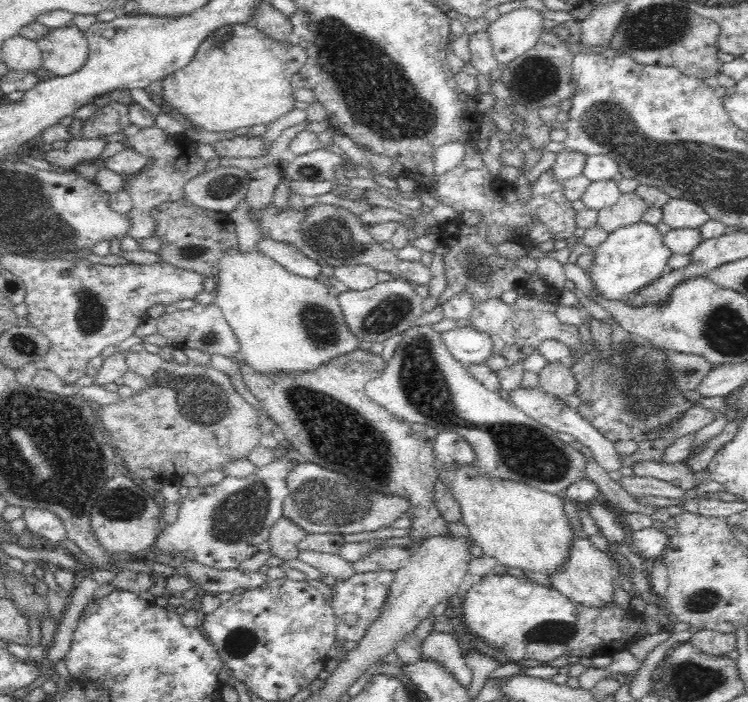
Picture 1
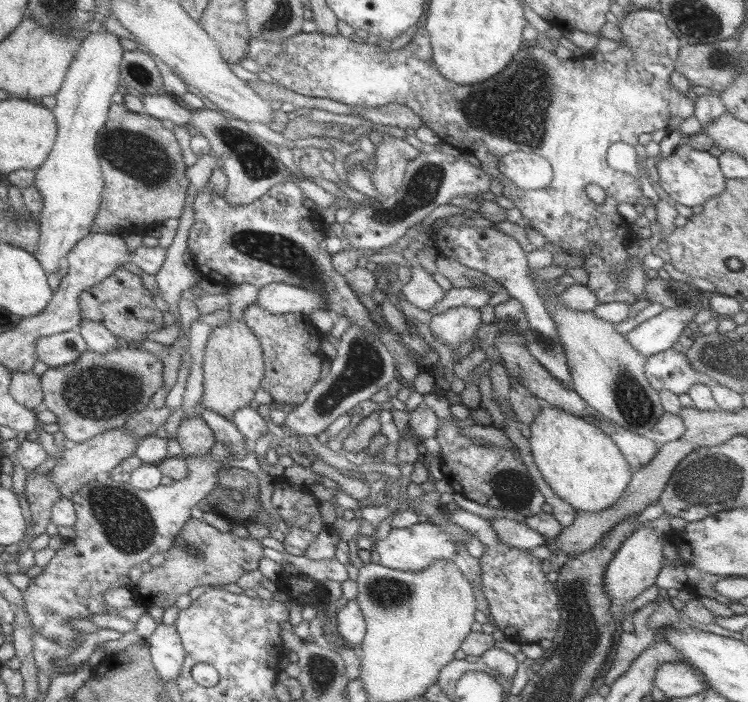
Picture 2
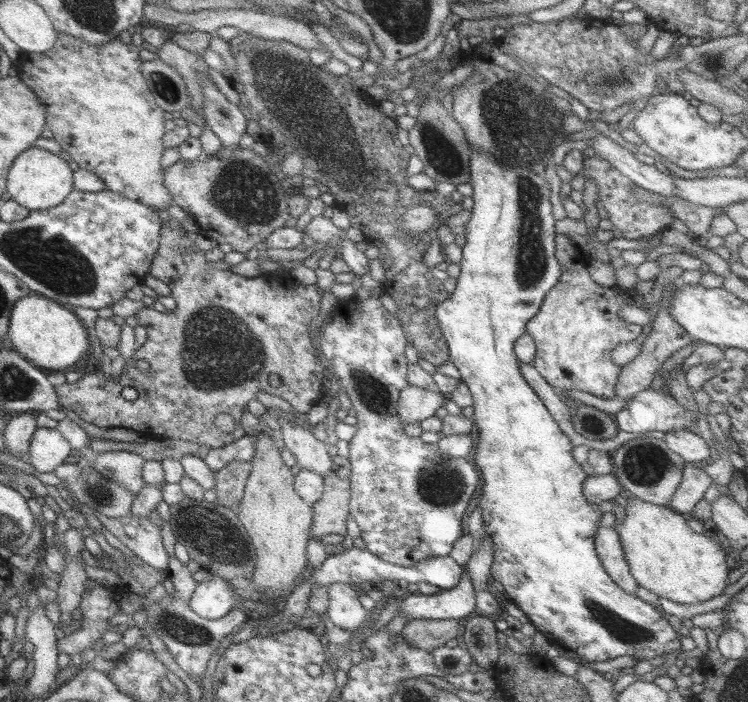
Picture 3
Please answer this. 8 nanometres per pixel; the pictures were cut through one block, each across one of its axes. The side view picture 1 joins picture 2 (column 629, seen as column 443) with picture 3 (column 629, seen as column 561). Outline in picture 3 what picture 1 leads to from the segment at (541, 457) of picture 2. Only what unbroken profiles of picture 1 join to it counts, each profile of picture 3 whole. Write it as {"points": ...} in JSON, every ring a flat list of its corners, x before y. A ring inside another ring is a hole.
{"points":[[625,496,625,516,612,528,619,536,621,550,625,556,629,575,637,586,648,590,661,598,680,605,690,605,703,601,711,601,713,596,721,595,727,586,727,573,731,569,730,554,721,549,720,542,713,541,706,534,691,531,686,524,688,517,675,513,669,507,647,504,644,501]]}

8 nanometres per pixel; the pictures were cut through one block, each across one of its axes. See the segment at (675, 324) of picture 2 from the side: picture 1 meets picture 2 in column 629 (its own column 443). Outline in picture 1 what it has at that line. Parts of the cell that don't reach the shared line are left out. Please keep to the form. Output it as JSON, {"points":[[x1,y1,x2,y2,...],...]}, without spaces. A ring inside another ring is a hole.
{"points":[[472,327,442,331,439,333,439,341,454,360,464,366,482,363,491,351,491,338,488,334]]}

